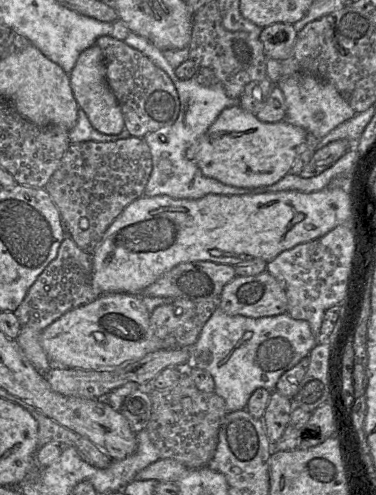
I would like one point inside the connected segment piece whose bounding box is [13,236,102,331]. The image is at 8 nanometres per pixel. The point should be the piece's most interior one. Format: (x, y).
(66, 283)

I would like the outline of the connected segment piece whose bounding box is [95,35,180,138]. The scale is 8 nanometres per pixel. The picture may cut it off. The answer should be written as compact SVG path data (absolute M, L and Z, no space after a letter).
M110 35L99 37L95 45L102 51L106 81L120 105L125 129L129 132L130 136L143 138L148 133L156 132L161 128L172 125L178 117L180 102L177 90L166 72L156 66L139 50L128 46L124 41L117 40Z

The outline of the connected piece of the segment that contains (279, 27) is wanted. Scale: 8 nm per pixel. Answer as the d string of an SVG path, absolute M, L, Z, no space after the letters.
M274 23L263 27L259 39L266 58L282 61L289 57L297 32L289 23Z

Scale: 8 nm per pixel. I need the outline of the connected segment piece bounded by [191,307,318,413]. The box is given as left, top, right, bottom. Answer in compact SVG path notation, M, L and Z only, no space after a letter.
M218 307L191 348L191 366L211 374L214 393L225 400L229 413L246 409L250 396L258 388L275 391L279 378L307 357L317 344L309 323L293 319L287 313L251 318L227 315Z

